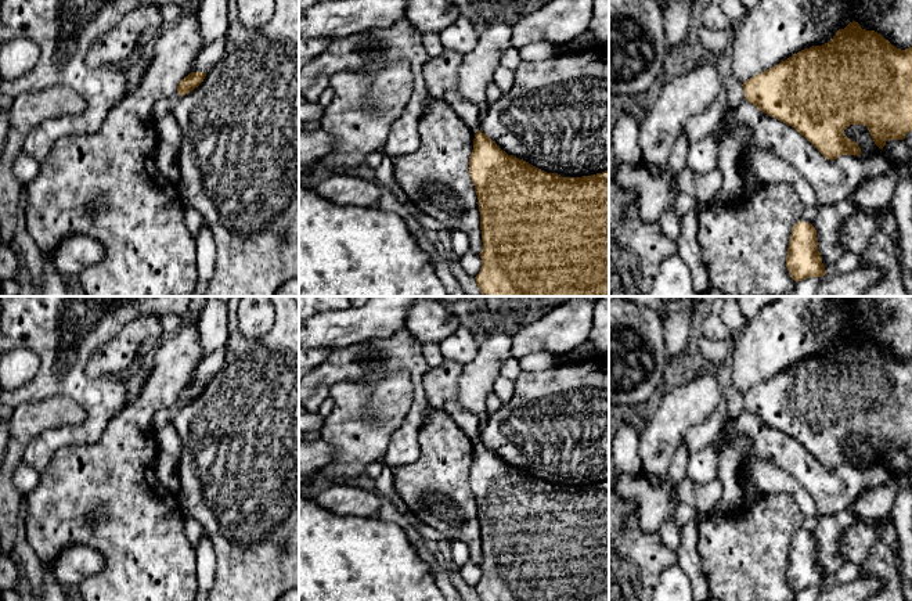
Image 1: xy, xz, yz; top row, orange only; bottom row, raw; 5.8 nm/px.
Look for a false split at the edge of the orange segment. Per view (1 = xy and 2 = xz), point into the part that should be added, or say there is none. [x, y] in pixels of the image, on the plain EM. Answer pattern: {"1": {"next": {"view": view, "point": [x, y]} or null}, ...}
{"1": {"next": null}, "2": {"next": null}}

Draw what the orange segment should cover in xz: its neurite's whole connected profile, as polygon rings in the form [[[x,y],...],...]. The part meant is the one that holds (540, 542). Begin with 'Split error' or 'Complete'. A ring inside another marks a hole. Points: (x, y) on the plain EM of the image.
Complete. [[[480,439],[473,449],[469,486],[475,496],[480,522],[483,559],[479,565],[482,579],[475,587],[480,601],[609,601],[609,479],[583,487],[562,487],[558,483],[547,483],[523,469],[508,465]]]

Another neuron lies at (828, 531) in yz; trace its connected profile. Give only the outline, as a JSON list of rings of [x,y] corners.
[[[850,510],[818,518],[817,528],[811,535],[817,540],[817,557],[826,582],[833,580],[836,572],[846,564],[839,555],[839,539],[857,521],[858,518]]]

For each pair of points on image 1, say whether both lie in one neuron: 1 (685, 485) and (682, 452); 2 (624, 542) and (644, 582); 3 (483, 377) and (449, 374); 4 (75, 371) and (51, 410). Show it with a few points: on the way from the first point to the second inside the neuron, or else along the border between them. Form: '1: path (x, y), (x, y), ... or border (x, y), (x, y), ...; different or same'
1: border (684, 477), (674, 486), (676, 501); different
2: path (624, 551), (624, 562), (634, 572); same
3: border (464, 364), (458, 381), (458, 402), (461, 407); different
4: border (29, 403), (50, 396), (68, 396), (86, 416); different

